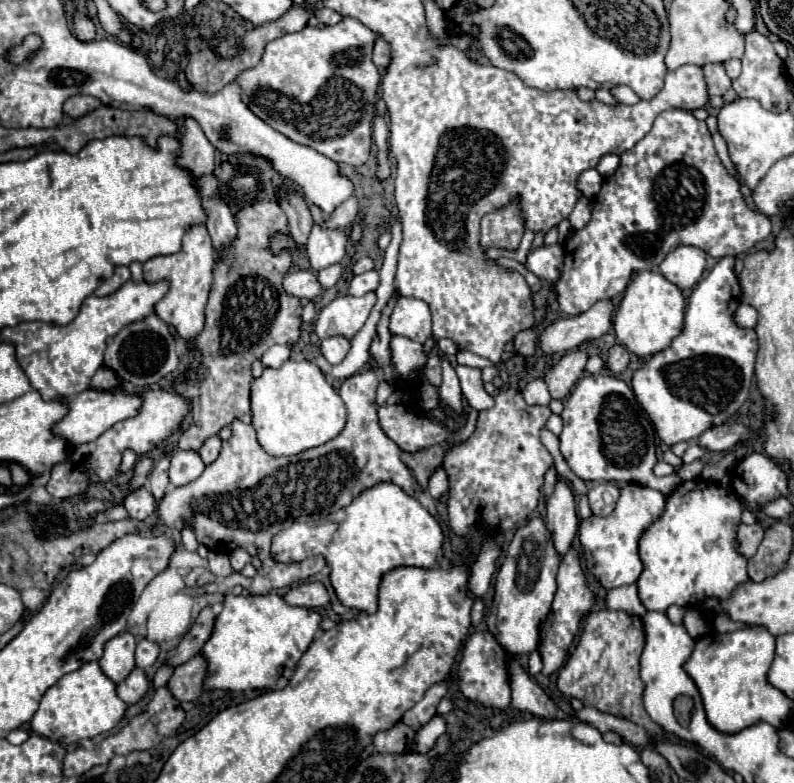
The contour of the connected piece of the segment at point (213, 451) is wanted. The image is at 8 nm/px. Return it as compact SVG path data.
M218 436L208 438L208 440L202 444L202 448L198 450L198 454L200 454L202 462L204 462L204 464L214 462L214 460L218 458L218 454L220 454L220 446L222 446L222 440L220 440Z

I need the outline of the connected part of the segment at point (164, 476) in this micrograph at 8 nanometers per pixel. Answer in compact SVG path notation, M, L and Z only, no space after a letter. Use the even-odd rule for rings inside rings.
M162 458L154 466L154 470L150 472L150 478L148 478L148 486L146 488L150 490L150 494L156 500L160 500L166 494L168 486L170 486L170 482L168 482L168 468L170 468L170 458Z

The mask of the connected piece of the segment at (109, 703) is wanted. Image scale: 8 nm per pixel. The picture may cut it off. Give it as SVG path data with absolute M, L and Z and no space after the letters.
M88 662L80 670L60 678L40 700L40 708L30 720L30 726L36 734L60 742L76 744L86 738L94 738L102 732L110 732L124 716L126 702L116 696L116 684L104 676L98 662Z

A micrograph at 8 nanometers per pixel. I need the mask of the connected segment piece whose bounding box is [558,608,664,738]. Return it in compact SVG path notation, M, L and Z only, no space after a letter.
M596 610L586 616L580 640L558 674L558 690L578 698L584 706L626 718L648 732L648 738L662 738L664 730L642 706L644 682L640 680L640 654L644 650L644 624L640 616L616 610Z

